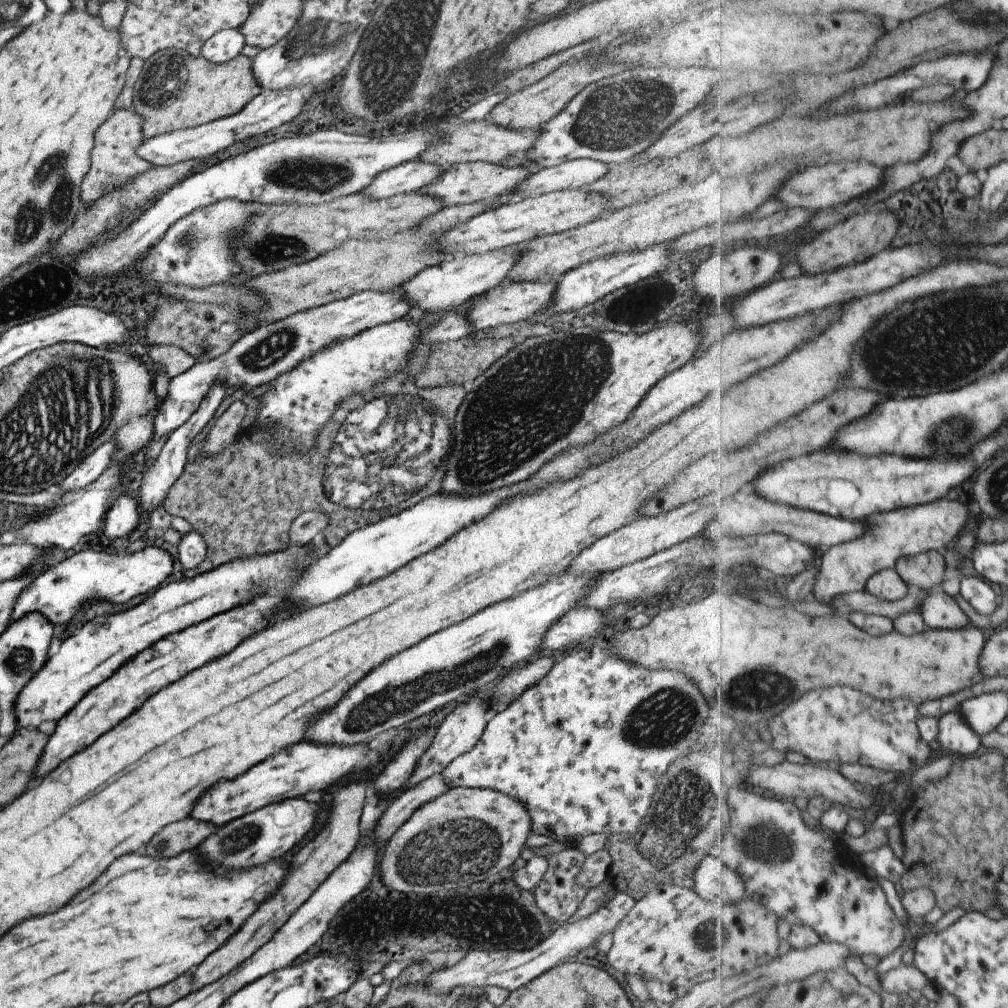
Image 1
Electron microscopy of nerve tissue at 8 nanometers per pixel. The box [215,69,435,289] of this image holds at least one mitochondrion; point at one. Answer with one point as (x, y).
(321, 174)

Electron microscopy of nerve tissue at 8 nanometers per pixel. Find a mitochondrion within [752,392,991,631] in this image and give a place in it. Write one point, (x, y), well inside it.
(946, 438)

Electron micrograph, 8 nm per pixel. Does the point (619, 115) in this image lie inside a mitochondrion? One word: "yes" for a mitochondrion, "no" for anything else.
yes

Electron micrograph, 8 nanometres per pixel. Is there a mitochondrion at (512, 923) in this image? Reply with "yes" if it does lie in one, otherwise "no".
yes

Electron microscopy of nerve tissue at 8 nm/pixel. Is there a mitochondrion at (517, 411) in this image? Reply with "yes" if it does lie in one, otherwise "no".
yes

